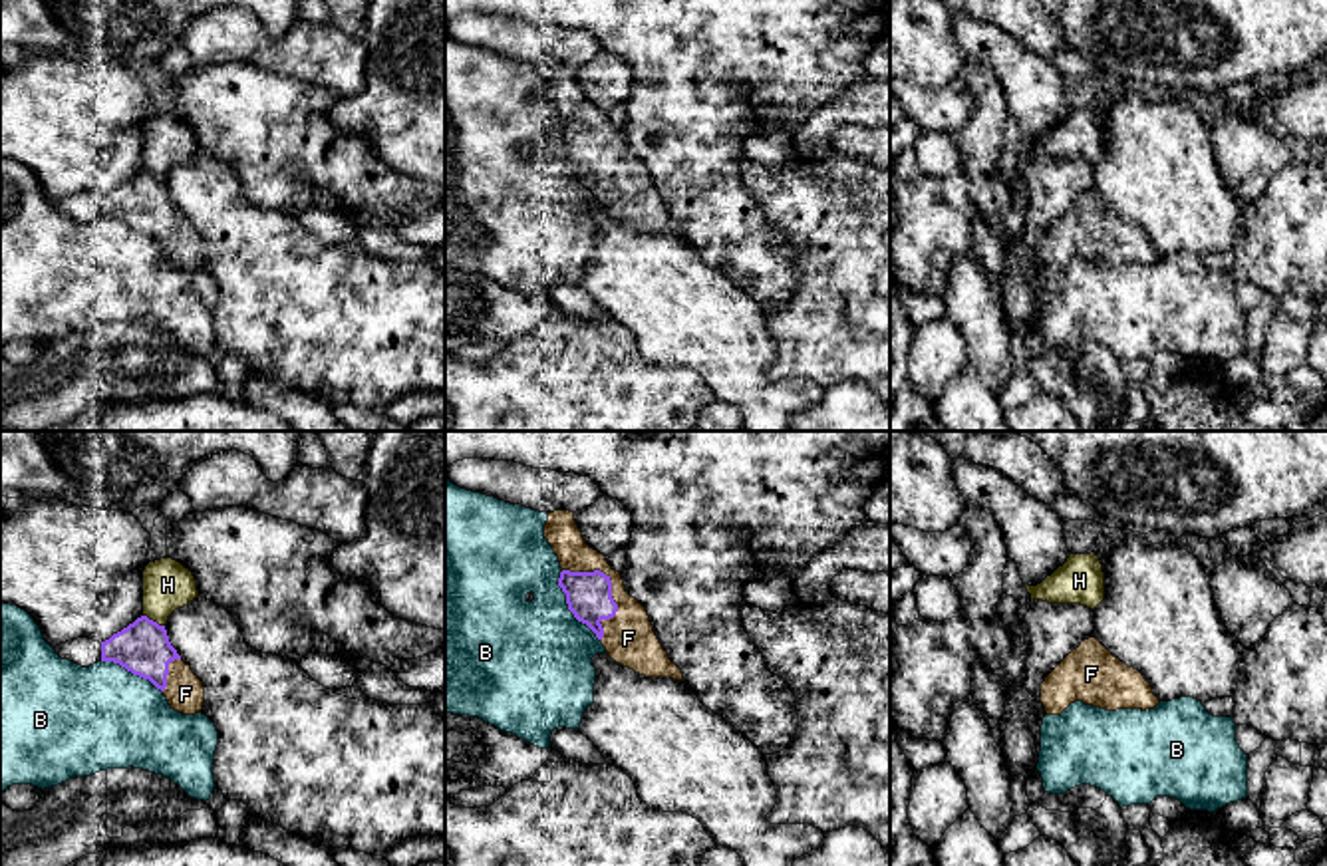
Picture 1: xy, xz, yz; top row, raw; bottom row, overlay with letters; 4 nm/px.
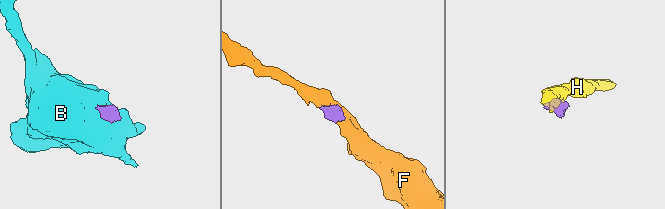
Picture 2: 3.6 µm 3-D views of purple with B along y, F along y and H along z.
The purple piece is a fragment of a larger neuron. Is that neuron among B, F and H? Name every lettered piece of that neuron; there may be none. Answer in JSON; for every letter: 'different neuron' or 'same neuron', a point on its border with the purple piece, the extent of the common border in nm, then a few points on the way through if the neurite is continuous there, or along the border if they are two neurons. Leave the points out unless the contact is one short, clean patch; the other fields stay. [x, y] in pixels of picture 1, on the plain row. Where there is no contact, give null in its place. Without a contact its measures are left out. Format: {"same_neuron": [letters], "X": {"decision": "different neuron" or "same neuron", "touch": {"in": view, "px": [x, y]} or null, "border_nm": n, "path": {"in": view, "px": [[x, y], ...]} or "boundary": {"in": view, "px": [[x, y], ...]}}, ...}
{"same_neuron": ["F"], "B": {"decision": "different neuron", "touch": {"in": "xz", "px": [569, 161]}, "border_nm": 320, "boundary": {"in": "xz", "px": [[561, 126], [559, 140], [567, 163], [598, 195]]}}, "F": {"decision": "same neuron", "touch": {"in": "xz", "px": [610, 145]}, "border_nm": 340}, "H": {"decision": "different neuron", "touch": {"in": "xy", "px": [151, 175]}, "border_nm": 100, "boundary": {"in": "xy", "px": [[144, 169], [163, 181]]}}}

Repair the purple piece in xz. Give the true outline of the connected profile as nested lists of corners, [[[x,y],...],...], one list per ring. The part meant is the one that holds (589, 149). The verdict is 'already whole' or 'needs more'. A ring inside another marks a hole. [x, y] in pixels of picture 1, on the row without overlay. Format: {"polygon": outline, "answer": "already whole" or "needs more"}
{"polygon": [[[570,66],[546,68],[544,93],[560,117],[558,141],[568,165],[586,179],[620,220],[646,232],[683,236],[660,199],[646,163],[626,147],[622,129],[590,103]]], "answer": "needs more"}

